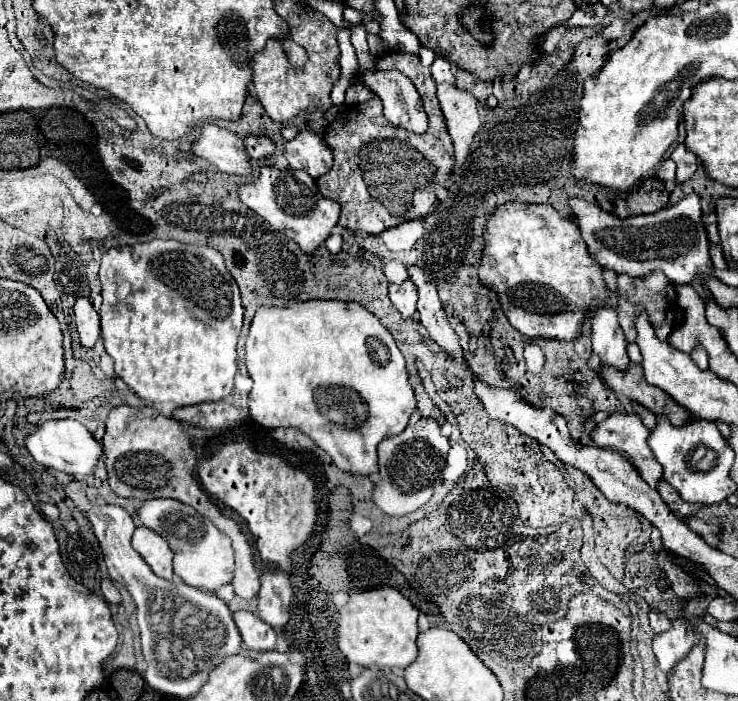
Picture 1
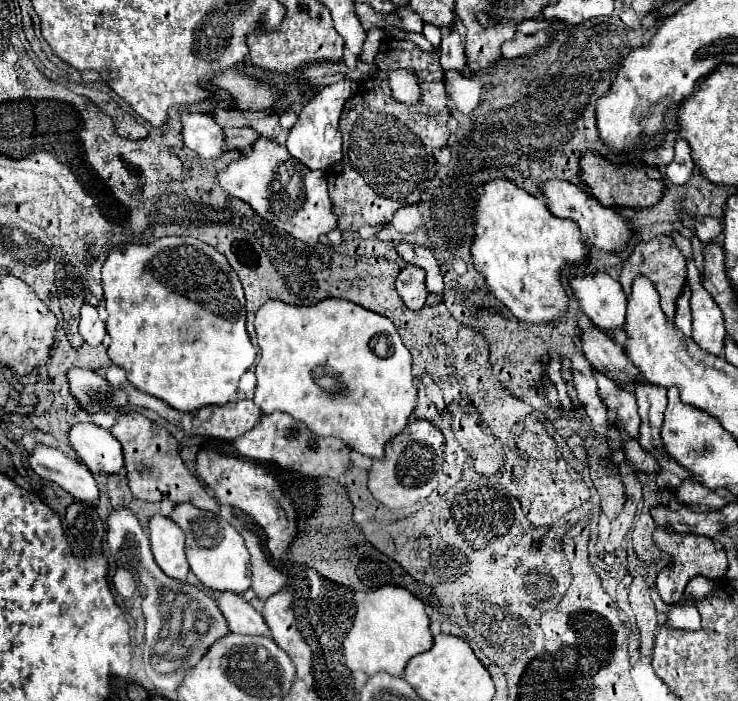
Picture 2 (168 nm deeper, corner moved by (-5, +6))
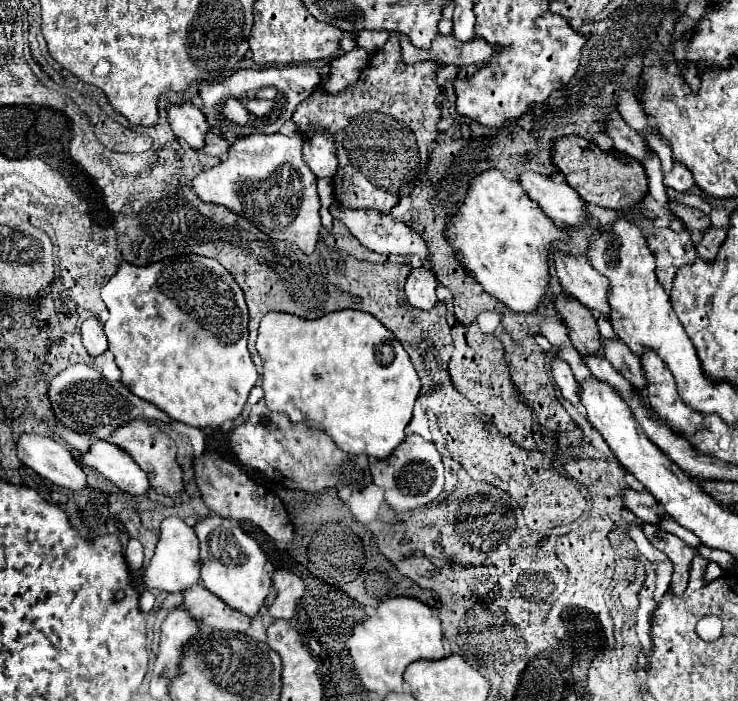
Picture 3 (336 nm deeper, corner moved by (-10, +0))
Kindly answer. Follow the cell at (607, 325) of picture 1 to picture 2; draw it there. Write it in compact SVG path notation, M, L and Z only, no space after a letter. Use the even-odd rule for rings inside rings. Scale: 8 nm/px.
M593 272L587 276L569 276L573 296L579 308L603 332L625 326L627 298L617 280L607 272Z

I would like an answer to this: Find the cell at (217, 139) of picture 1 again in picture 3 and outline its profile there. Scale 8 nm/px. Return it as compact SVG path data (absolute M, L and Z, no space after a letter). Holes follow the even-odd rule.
M190 102L180 104L180 106L168 106L168 120L174 134L178 138L184 138L190 144L190 148L194 150L204 148L206 132L210 128L204 114L198 108L194 108Z

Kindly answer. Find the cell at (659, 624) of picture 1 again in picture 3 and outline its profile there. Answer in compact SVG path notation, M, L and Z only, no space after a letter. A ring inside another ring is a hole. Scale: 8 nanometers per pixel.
M644 524L644 534L652 542L654 548L664 552L672 560L674 572L672 572L672 582L670 582L668 590L672 594L676 594L676 596L684 594L686 584L688 584L690 564L692 564L692 558L696 556L696 550L690 548L686 542L682 542L678 536L670 534L670 532L664 532L664 530L656 528L656 526Z

